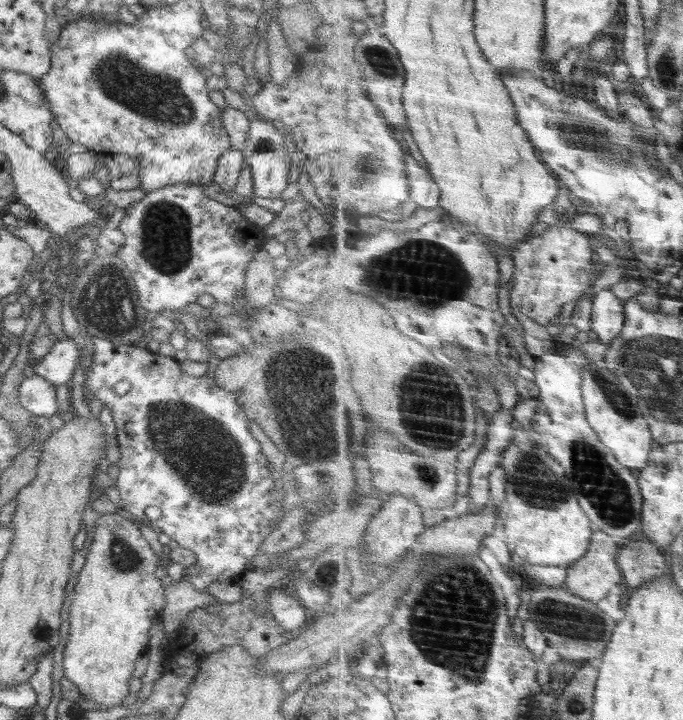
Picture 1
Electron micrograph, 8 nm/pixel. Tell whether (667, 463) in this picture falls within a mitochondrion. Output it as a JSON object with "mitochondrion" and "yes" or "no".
{"mitochondrion":"no"}

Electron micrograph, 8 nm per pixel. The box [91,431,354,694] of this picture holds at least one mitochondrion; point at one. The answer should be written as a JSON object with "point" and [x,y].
{"point":[125,559]}

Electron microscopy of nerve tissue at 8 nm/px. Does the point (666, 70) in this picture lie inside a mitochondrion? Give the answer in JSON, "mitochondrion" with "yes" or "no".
{"mitochondrion":"yes"}

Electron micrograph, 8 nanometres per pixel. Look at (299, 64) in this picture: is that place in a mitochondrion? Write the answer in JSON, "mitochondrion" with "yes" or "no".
{"mitochondrion":"no"}

